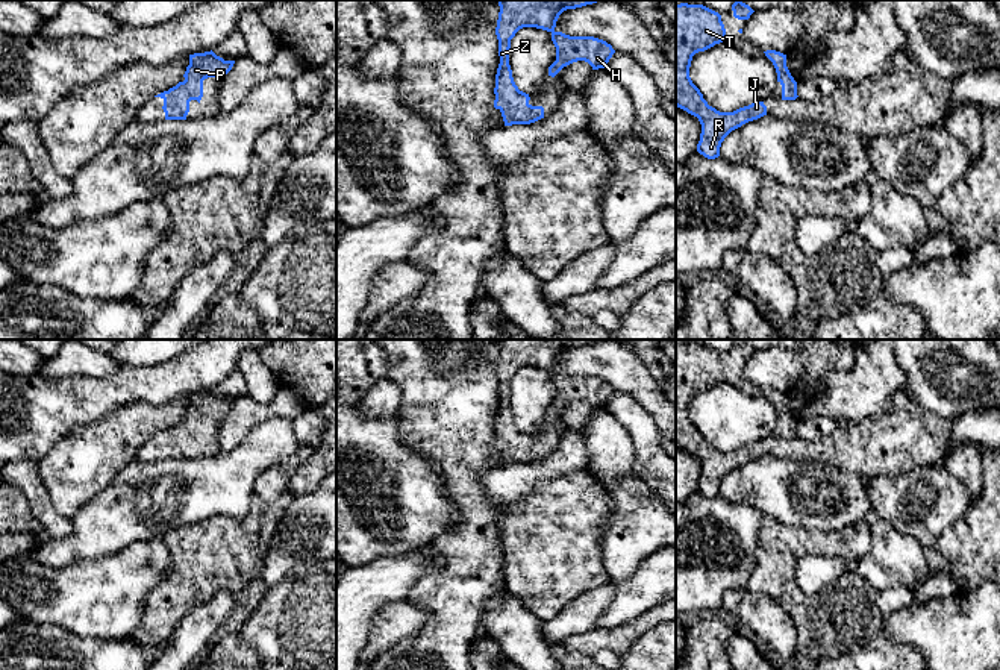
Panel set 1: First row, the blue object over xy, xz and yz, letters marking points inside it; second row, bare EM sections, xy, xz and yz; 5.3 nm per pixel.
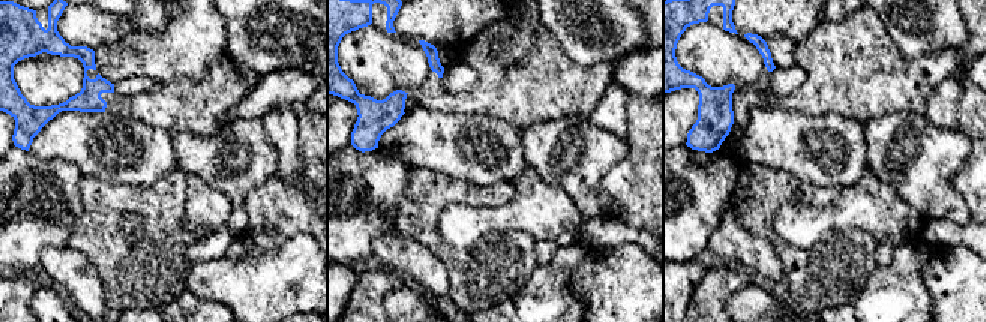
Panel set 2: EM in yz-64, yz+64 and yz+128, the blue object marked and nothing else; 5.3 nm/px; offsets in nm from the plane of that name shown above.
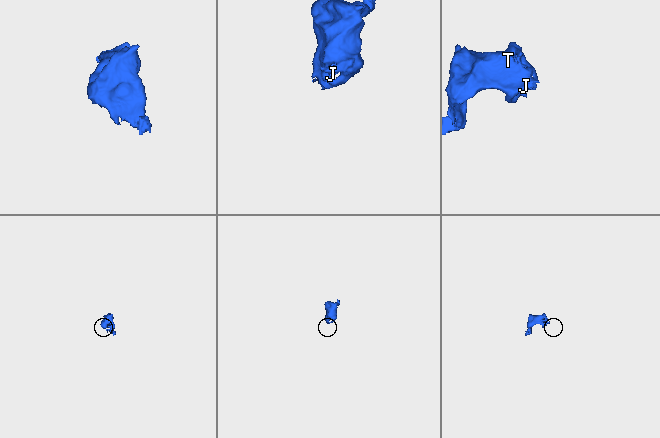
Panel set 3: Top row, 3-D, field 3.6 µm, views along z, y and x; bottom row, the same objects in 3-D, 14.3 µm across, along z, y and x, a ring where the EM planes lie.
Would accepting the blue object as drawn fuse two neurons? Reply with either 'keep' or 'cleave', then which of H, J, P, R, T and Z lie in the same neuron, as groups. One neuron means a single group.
keep; groups H J P R T Z

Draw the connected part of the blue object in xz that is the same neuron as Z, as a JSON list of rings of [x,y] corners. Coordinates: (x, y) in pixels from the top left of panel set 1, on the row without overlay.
[[[498,340],[495,367],[500,403],[495,414],[494,447],[502,452],[505,465],[530,464],[544,458],[542,446],[532,446],[529,434],[518,429],[509,405],[511,379],[523,367],[536,367],[552,373],[556,400],[548,406],[555,417],[564,406],[585,400],[592,409],[605,408],[615,390],[594,376],[570,376],[556,371],[556,361],[567,349],[576,349],[603,340]]]

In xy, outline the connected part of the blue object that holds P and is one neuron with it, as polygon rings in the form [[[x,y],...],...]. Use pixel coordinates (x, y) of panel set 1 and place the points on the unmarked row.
[[[212,390],[189,394],[189,405],[183,414],[185,420],[155,437],[164,440],[165,459],[186,459],[189,441],[200,443],[203,437],[203,420],[208,417],[223,418],[233,406],[235,400],[224,400]]]

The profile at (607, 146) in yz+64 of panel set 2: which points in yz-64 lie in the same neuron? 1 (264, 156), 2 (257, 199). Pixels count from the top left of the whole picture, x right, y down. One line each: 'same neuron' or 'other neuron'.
1: same neuron
2: other neuron

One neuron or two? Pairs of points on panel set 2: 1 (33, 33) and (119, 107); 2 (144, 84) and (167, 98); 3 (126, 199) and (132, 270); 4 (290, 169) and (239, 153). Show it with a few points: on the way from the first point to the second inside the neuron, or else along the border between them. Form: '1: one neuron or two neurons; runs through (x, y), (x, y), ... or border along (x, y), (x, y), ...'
1: one neuron; runs through (57, 47), (77, 51), (87, 62), (95, 83)
2: two neurons; border along (153, 83), (140, 93), (126, 96), (116, 93)
3: one neuron; runs through (113, 217), (114, 252)
4: two neurons; border along (266, 132), (278, 155), (276, 172)

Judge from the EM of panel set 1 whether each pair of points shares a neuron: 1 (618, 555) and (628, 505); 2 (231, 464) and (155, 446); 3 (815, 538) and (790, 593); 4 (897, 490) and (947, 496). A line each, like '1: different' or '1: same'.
1: same
2: different
3: same
4: same

